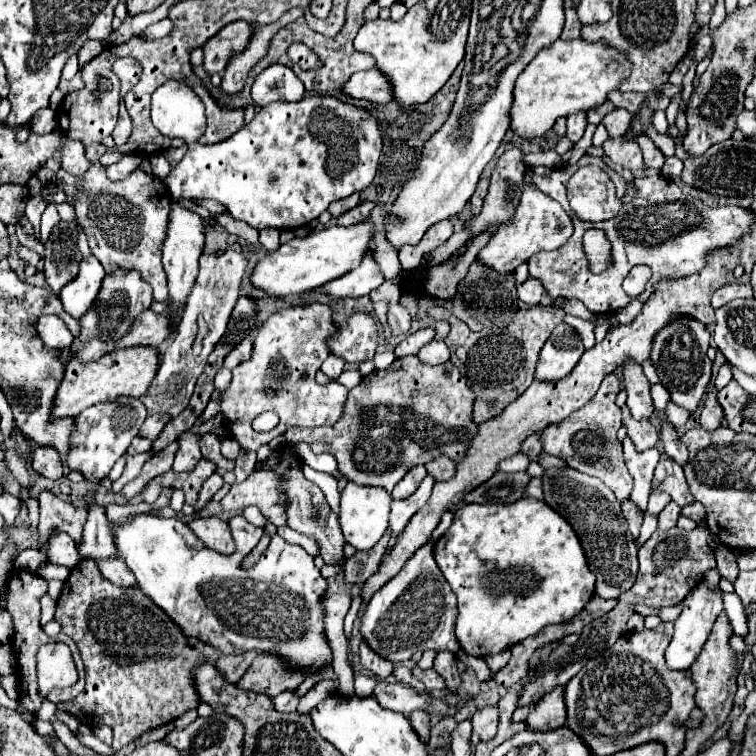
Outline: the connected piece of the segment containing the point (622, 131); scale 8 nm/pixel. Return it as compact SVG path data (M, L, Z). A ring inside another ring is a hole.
M617 108L603 118L603 124L605 124L609 136L625 136L631 130L631 120L633 120L633 116L627 110Z

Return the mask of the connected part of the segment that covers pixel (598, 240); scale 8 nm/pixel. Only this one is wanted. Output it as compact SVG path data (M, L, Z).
M587 230L583 246L593 270L603 270L609 264L609 240L601 234L601 230Z

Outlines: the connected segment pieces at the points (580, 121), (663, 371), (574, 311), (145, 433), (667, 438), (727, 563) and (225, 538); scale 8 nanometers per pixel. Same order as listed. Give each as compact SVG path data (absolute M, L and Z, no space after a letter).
M579 112L575 116L569 116L567 118L567 138L571 142L579 142L585 132L585 126L587 126L587 112Z
M693 320L673 322L673 326L661 330L661 334L653 340L651 362L661 378L661 384L671 392L671 400L687 408L691 414L697 410L711 380L711 360L707 356L709 340L711 336L701 336L701 324Z
M576 298L569 299L566 302L566 305L564 306L564 311L567 314L589 320L591 321L594 326L596 325L596 315L591 313L585 306L584 304L580 301L577 300Z
M159 414L157 416L147 416L147 420L143 422L143 426L139 428L139 436L143 436L143 438L149 438L151 442L159 436L159 432L163 430L163 426L165 426L167 422L165 422L165 418L161 418Z
M667 424L661 428L661 440L663 440L663 448L665 448L665 454L679 466L685 466L689 462L689 452L685 448L685 444L679 440L677 436L677 430Z
M719 546L715 552L717 558L717 570L721 576L725 576L727 580L735 580L737 578L737 562L735 562L735 554L727 548L727 546Z
M217 516L195 518L189 522L189 528L201 538L205 546L219 554L233 554L233 538L229 534L229 524Z

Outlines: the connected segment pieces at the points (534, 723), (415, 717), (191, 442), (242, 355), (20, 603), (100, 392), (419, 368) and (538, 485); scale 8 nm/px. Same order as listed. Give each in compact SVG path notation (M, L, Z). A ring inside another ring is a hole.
M557 688L557 690L551 690L549 694L545 694L537 704L535 708L529 712L529 716L525 718L525 724L527 724L527 730L557 730L557 728L563 728L565 726L565 702L563 702L563 694L565 694L565 688Z
M413 710L413 714L409 716L409 722L413 726L413 730L417 732L417 736L421 738L421 742L429 742L429 714L425 710Z
M185 432L179 438L179 452L175 456L173 462L173 470L175 472L191 472L197 462L201 460L201 452L199 452L199 436Z
M243 340L243 342L239 342L227 356L225 356L225 362L223 362L223 366L225 368L235 368L237 364L241 364L241 362L245 362L249 356L251 356L251 350L253 350L253 344L249 342L249 340Z
M11 570L9 574L9 580L7 580L7 586L5 586L5 596L7 596L7 604L5 604L5 610L11 614L13 618L13 638L11 638L11 646L13 646L13 652L15 652L15 658L17 658L17 672L21 674L21 690L19 690L19 702L25 706L27 712L31 714L37 714L37 710L41 708L41 698L37 694L37 676L35 676L35 654L39 650L39 646L47 644L47 642L65 642L70 647L75 665L79 670L79 676L81 680L85 680L85 669L83 661L79 655L76 644L65 634L59 634L55 638L49 638L43 628L39 626L39 616L41 616L41 606L39 606L39 598L47 594L47 582L41 580L41 576L37 574L31 574L29 570Z
M137 348L137 350L117 350L111 354L105 354L105 358L99 358L95 362L79 362L71 358L71 362L65 368L65 378L61 386L57 388L53 408L51 408L51 420L59 418L77 418L85 408L99 404L99 402L115 402L121 396L127 398L141 398L145 390L149 388L149 382L153 380L153 374L159 366L159 352L149 348Z
M417 356L397 358L387 370L377 370L361 380L359 386L349 390L345 400L341 422L325 428L289 428L285 438L289 444L307 442L313 454L331 452L337 460L339 472L361 486L379 486L387 492L395 488L395 484L417 464L425 464L437 454L447 454L449 458L457 460L465 454L465 446L469 446L469 434L477 430L477 424L471 422L471 410L475 402L475 392L465 384L465 378L459 370L451 364L427 366Z
M531 478L530 482L525 487L524 491L526 496L536 498L538 500L544 499L542 480L541 478Z

